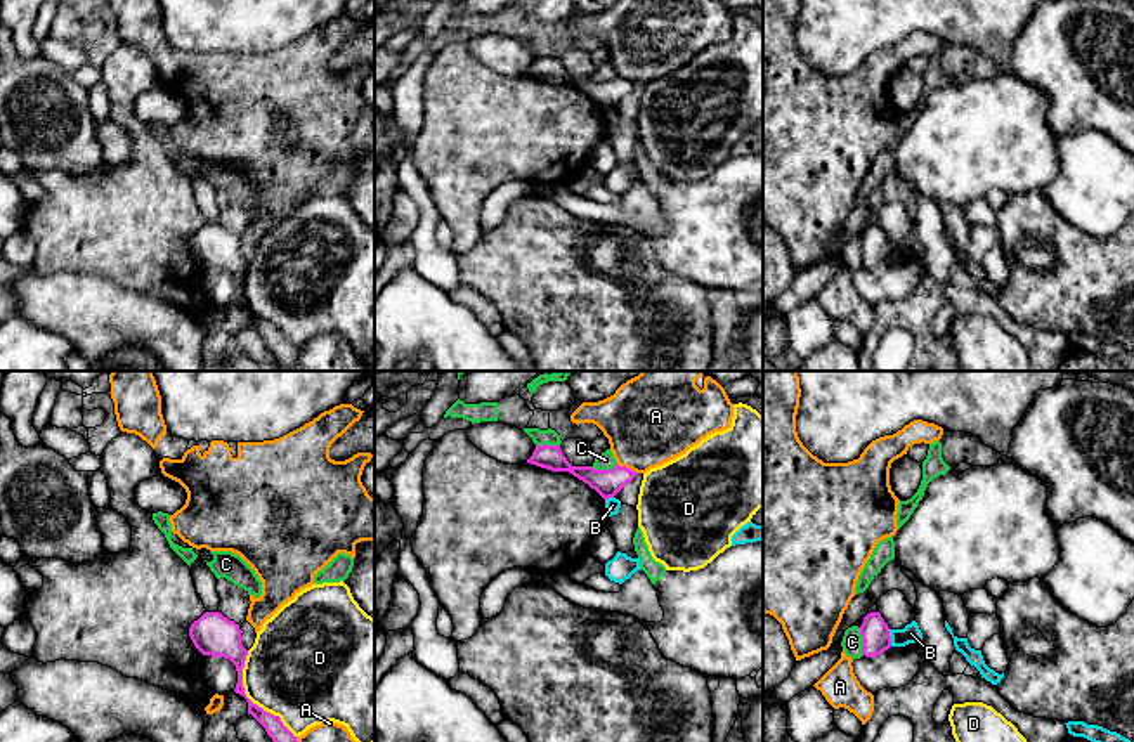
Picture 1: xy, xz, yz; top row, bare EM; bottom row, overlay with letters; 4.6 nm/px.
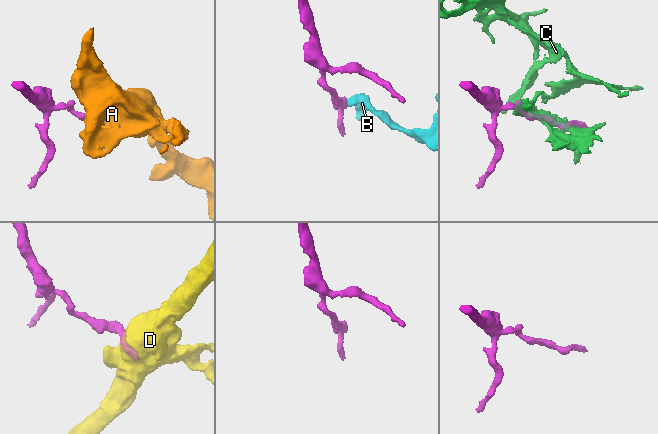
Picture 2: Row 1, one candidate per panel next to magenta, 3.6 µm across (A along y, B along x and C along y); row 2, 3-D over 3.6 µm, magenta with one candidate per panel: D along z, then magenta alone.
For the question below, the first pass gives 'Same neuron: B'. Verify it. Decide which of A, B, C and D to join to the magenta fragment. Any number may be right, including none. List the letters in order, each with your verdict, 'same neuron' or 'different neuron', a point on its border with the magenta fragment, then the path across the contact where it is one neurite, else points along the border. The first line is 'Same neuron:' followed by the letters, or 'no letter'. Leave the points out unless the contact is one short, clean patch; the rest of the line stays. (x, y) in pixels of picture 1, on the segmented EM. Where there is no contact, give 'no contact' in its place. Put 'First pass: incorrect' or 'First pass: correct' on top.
First pass: incorrect
Same neuron: no letter
A: different neuron | xz (628, 468)
B: different neuron | yz (890, 638) | along yz (888, 630), (892, 645)
C: different neuron | yz (862, 642)
D: different neuron | xy (248, 699)

